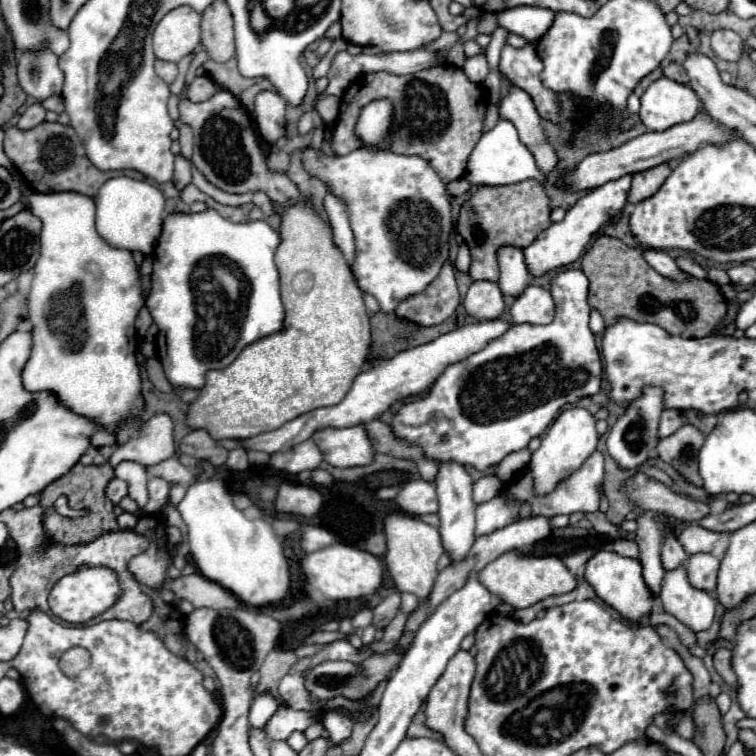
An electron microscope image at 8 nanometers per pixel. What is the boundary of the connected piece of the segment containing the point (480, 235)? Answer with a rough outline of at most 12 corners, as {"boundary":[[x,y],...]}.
{"boundary":[[541,182],[477,186],[457,232],[471,280],[499,280],[497,252],[551,220]]}

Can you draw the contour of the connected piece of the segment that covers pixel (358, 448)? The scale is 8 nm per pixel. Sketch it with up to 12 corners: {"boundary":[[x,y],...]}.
{"boundary":[[363,426],[323,428],[313,440],[331,466],[373,462]]}

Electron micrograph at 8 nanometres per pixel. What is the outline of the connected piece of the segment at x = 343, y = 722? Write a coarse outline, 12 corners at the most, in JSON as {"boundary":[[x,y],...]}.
{"boundary":[[325,712],[323,726],[333,742],[351,736],[353,720],[339,712]]}

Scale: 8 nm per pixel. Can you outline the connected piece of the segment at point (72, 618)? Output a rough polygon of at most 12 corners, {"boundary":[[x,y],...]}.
{"boundary":[[79,566],[51,590],[51,612],[83,624],[121,598],[113,568]]}

